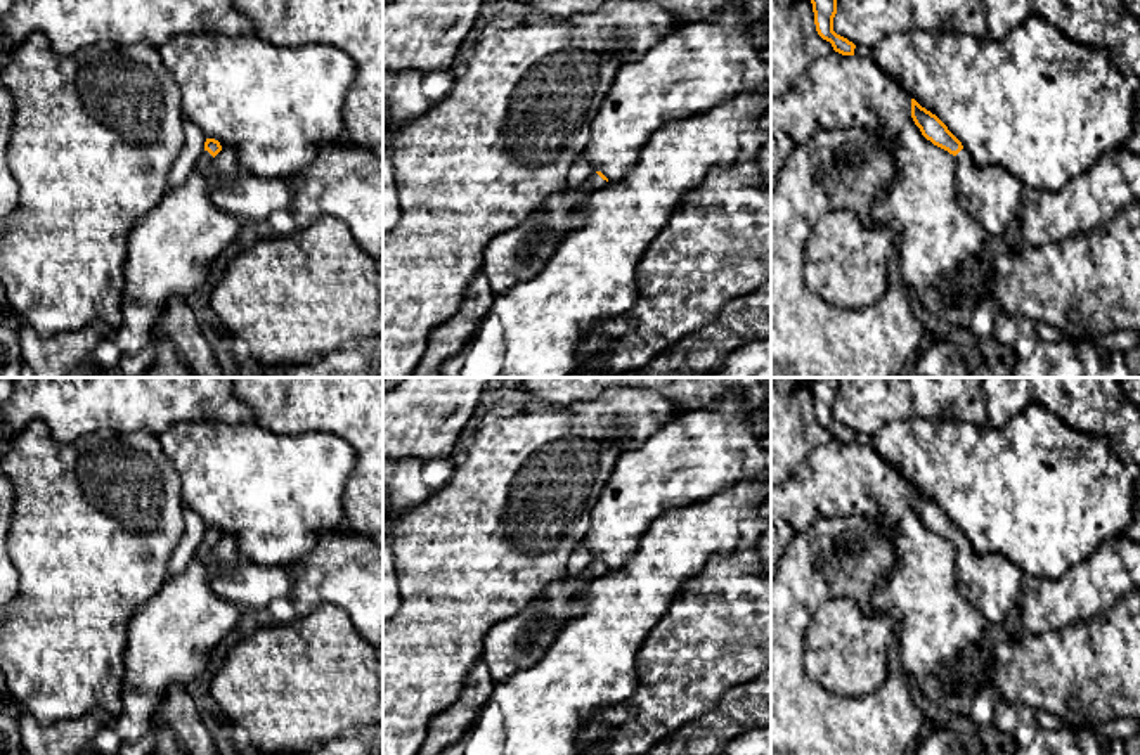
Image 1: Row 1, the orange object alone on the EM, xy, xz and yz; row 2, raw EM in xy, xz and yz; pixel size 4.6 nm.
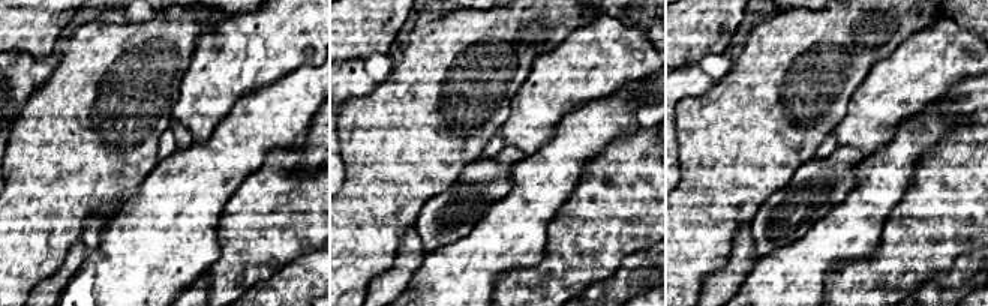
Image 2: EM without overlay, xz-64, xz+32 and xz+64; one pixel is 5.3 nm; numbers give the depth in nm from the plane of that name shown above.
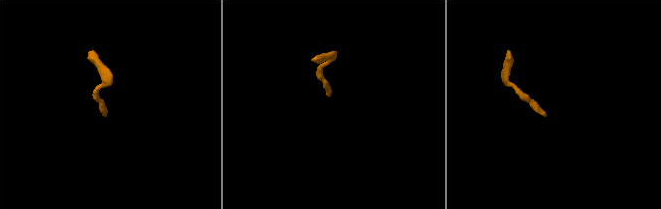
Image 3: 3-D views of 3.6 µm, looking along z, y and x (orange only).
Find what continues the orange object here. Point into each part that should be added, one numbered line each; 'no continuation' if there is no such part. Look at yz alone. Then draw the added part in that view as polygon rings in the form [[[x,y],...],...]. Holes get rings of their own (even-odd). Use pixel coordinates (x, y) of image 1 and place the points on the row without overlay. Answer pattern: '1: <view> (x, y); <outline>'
1: yz (993, 584); [[[965,535],[955,547],[958,592],[1000,634],[1007,615],[1022,597],[1027,577],[1001,552],[979,554]]]

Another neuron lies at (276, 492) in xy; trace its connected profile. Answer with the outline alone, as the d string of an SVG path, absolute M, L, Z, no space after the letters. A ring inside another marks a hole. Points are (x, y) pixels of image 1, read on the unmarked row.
M182 421L158 436L182 485L182 504L196 511L206 526L237 540L243 559L260 566L291 568L296 558L314 551L324 532L336 532L345 519L343 494L353 473L357 454L334 433L272 433L255 423L223 424Z

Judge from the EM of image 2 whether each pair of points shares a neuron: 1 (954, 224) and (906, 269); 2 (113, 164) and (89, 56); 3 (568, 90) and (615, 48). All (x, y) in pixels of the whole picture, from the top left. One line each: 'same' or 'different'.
1: same
2: same
3: same

